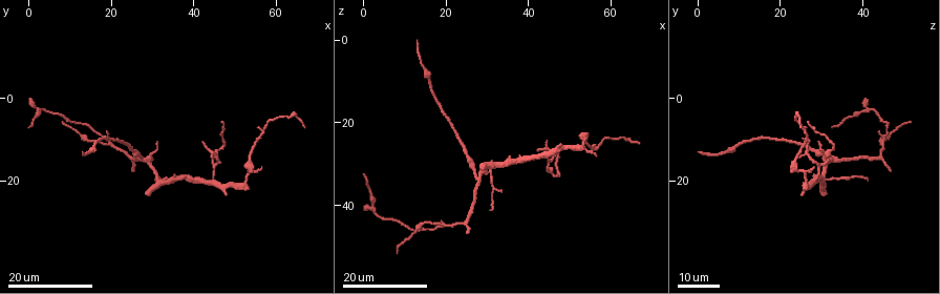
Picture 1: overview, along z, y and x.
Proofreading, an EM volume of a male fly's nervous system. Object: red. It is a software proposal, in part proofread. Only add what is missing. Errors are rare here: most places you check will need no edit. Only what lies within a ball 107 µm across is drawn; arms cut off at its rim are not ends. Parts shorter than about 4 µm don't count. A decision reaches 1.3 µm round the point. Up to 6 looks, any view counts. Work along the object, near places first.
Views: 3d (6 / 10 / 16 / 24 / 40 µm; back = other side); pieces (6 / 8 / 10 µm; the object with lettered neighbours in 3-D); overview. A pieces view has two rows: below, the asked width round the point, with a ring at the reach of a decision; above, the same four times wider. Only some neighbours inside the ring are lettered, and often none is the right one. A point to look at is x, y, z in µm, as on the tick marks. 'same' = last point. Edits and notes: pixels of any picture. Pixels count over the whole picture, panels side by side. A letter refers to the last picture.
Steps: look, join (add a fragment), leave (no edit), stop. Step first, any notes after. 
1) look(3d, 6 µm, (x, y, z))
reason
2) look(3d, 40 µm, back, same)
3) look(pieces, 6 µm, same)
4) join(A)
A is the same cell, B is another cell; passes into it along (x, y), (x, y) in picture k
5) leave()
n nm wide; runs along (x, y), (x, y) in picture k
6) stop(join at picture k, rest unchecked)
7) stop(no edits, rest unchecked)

look(3d, 16 µm, (45.0, 14.0, 24.5))
thin end

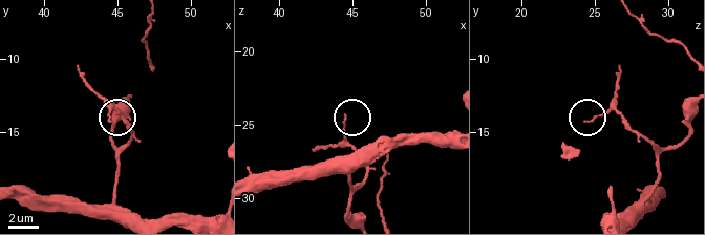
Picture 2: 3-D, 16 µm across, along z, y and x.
look(pieces, 6 µm, (44.6, 14.2, 24.4))

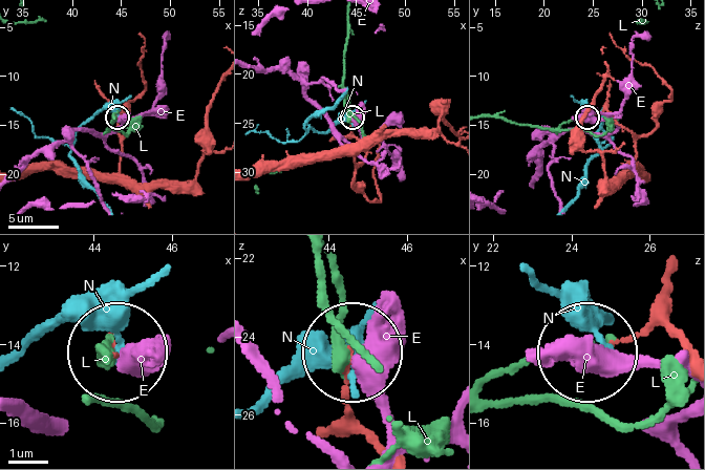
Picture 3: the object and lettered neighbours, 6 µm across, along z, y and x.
leave()
E, L and N are other cells; none of them fits

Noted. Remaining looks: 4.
look(3d, 24 µm, (42.5, 10.0, 27.0))
branch stops here

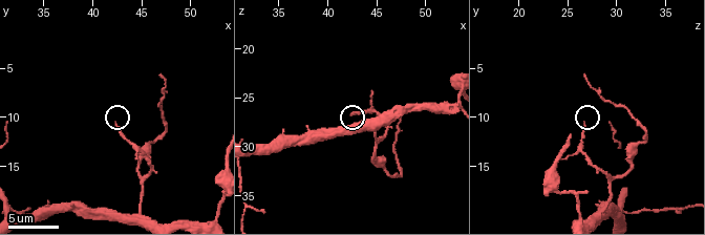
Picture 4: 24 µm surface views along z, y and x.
look(pieces, 10 µm, (42.4, 10.8, 26.8))
see the neighbours

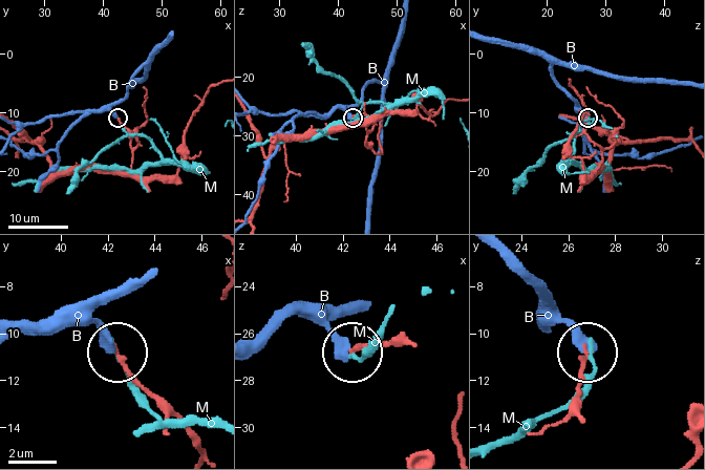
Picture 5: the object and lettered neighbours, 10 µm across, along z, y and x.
leave()
180 nm wide; B and M are other cells; runs along (579, 418), (577, 393), (586, 353) in picture 5; none of them fits

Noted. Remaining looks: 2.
look(pieces, 6 µm, (47.0, 6.0, 26.6))
end of a long branch

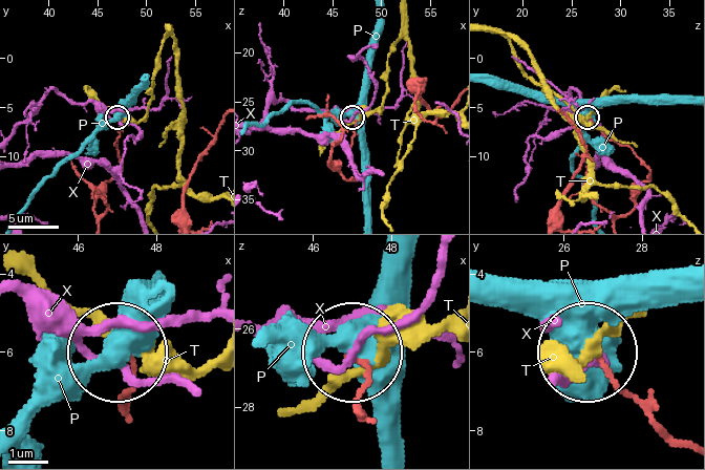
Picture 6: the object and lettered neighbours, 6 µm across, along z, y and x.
leave()
P, T and X are other cells; runs along (678, 445), (592, 350) in picture 6; no lettered fragment goes on from it

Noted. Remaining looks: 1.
stop(no edits, rest unchecked)

